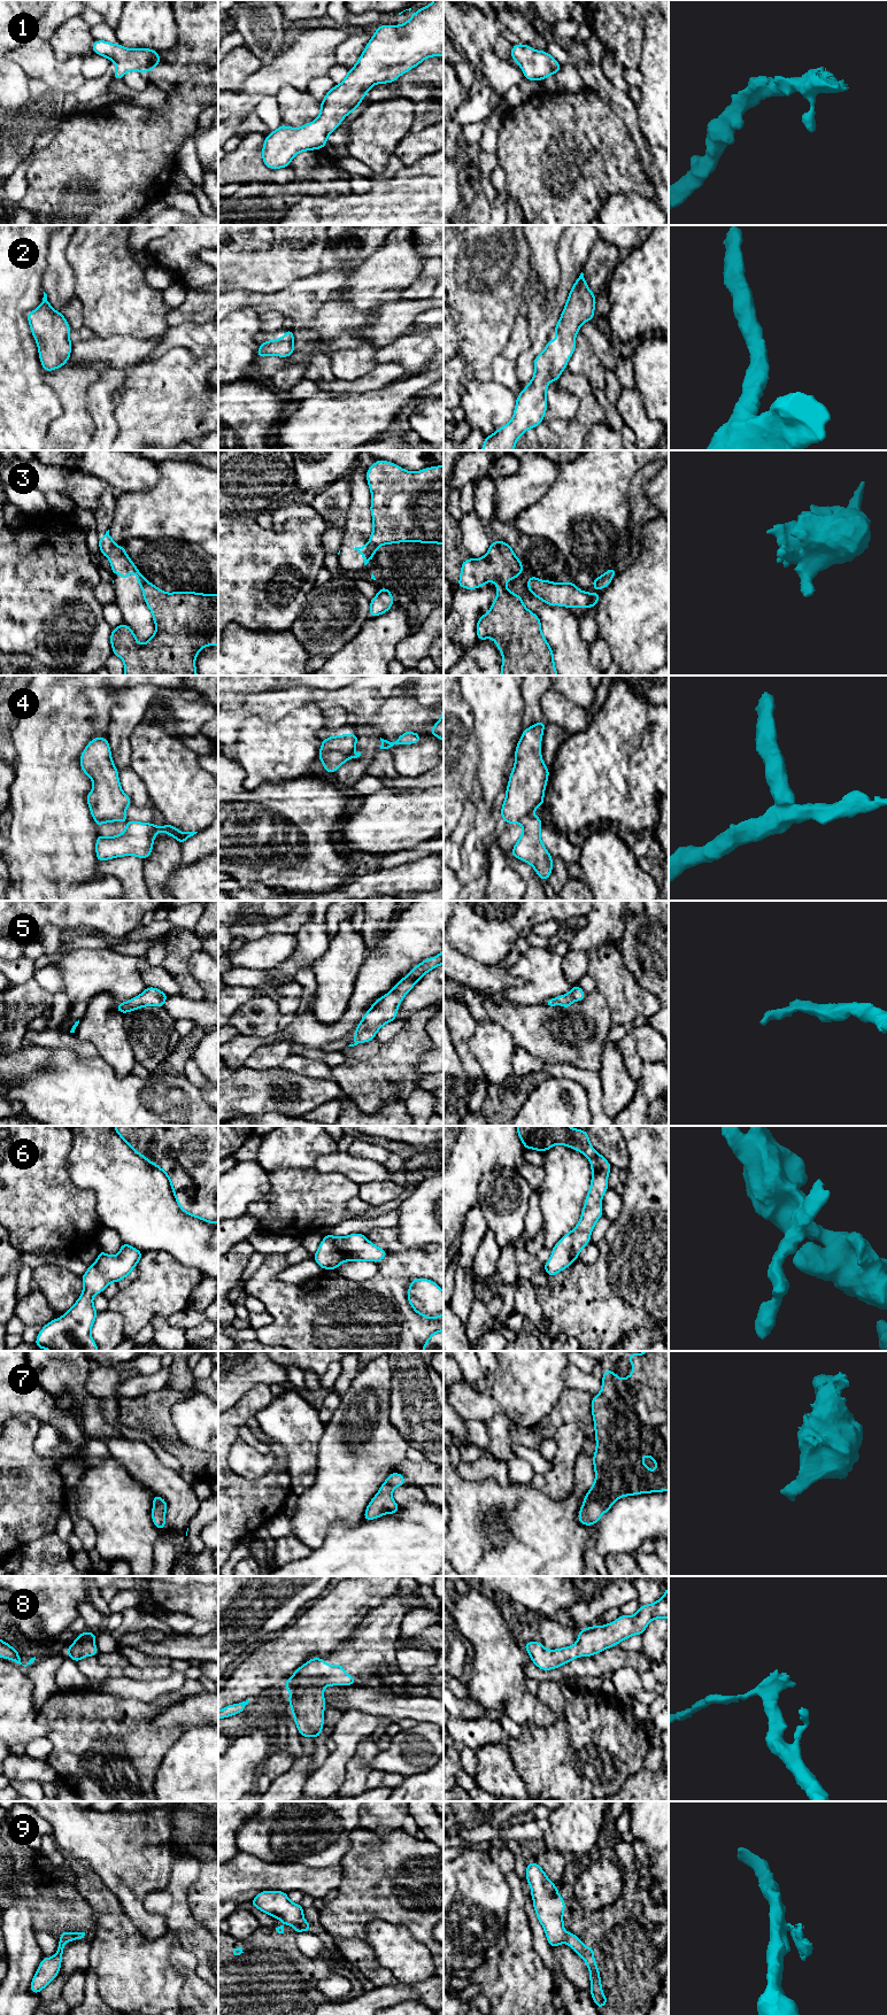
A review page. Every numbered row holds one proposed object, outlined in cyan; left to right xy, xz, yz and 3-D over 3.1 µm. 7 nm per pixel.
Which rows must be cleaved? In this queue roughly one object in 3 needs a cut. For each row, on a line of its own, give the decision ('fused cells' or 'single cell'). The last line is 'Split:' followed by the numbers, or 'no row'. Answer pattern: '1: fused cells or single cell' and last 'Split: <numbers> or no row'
1: single cell
2: single cell
3: fused cells
4: fused cells
5: single cell
6: single cell
7: single cell
8: single cell
9: fused cells
Split: 3, 4, 9

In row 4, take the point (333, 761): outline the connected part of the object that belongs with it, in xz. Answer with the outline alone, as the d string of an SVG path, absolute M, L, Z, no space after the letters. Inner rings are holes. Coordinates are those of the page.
M330 752L319 755L318 761L324 765L324 771L329 773L334 773L337 770L350 758L357 758L361 756L361 752L356 754L342 754L342 752Z

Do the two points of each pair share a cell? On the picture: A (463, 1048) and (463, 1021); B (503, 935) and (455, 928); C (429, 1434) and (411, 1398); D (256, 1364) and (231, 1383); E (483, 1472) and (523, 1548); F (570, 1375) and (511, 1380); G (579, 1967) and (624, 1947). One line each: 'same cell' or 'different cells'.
A: same cell
B: same cell
C: same cell
D: same cell
E: different cells
F: different cells
G: different cells

